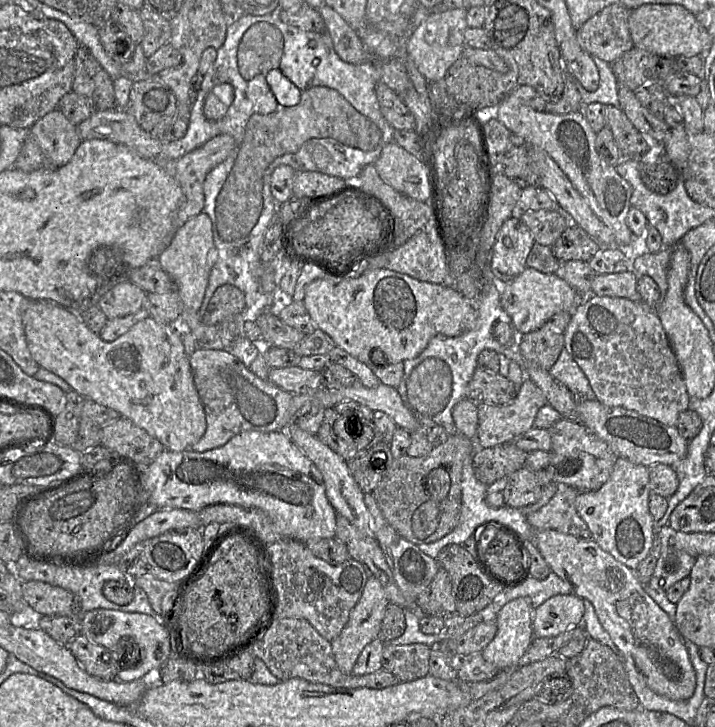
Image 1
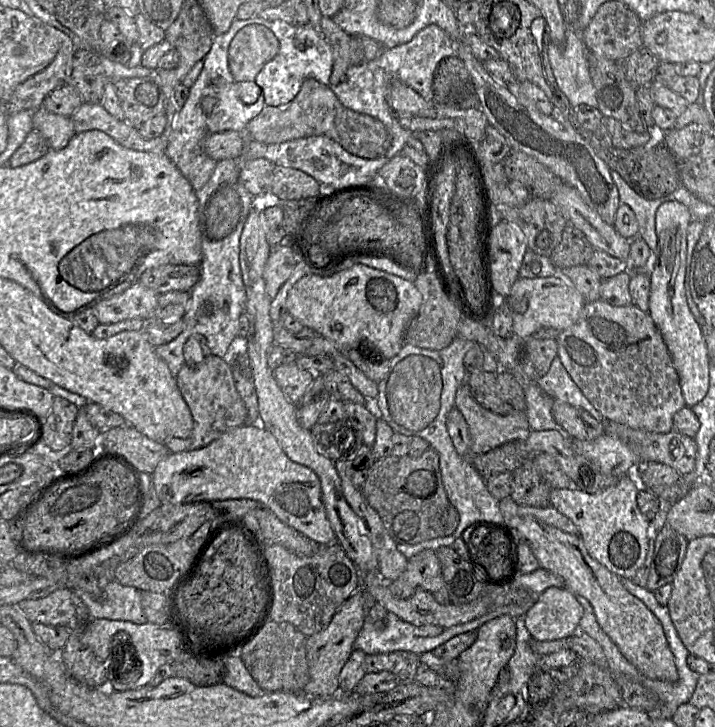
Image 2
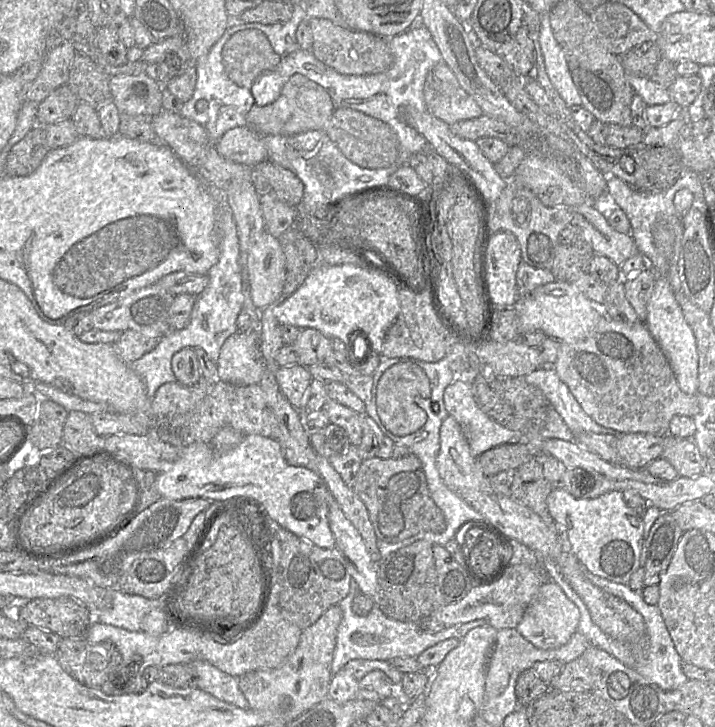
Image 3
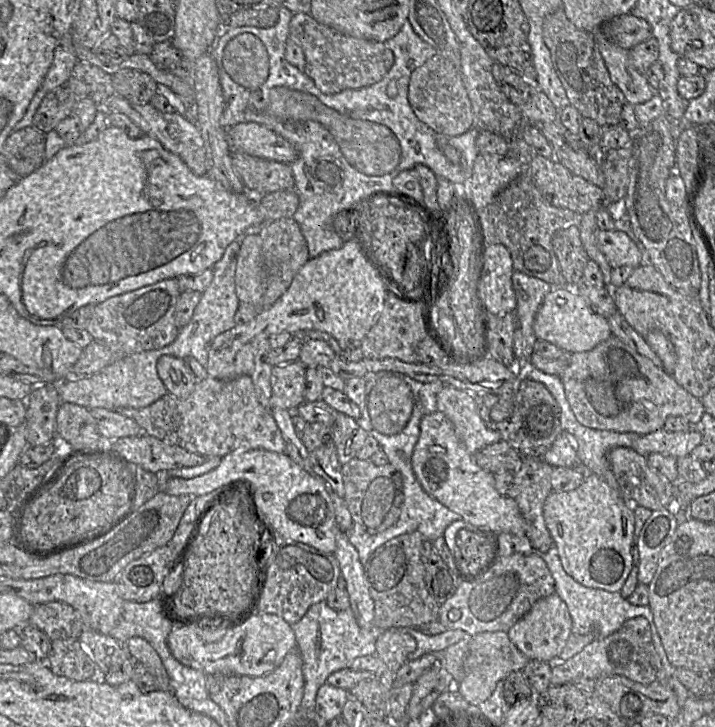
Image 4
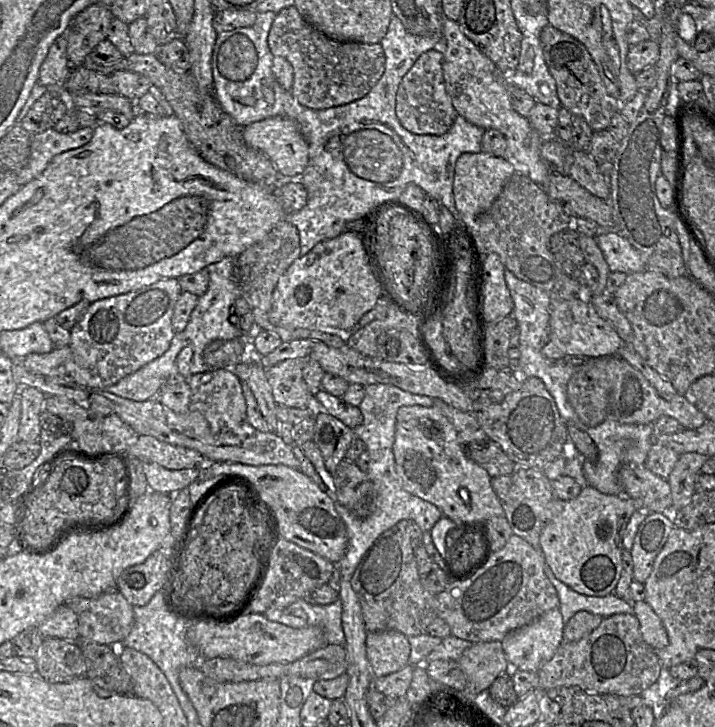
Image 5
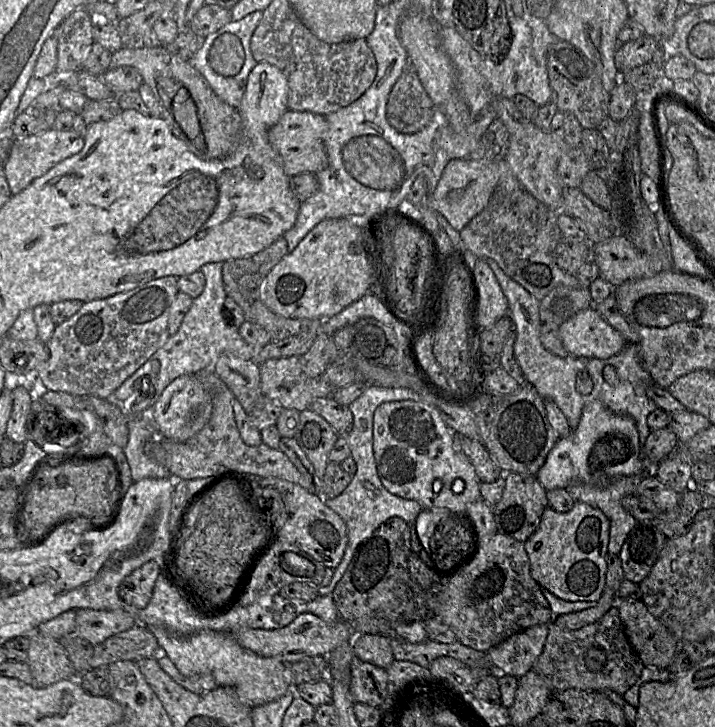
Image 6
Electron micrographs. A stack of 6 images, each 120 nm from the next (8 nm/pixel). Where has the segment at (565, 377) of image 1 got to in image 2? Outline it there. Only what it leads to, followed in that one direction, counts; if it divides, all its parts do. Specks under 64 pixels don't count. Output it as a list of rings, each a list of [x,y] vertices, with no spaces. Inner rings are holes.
[[[558,355],[554,358],[548,372],[534,383],[552,399],[582,408],[588,411],[597,421],[604,420],[599,411],[595,409],[572,380]]]

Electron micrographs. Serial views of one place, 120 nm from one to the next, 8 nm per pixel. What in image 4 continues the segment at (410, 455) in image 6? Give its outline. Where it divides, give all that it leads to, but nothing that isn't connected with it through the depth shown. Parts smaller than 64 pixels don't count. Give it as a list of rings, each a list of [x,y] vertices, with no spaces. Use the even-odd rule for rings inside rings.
[[[439,411],[425,415],[419,428],[411,466],[422,489],[476,528],[485,527],[498,533],[525,536],[525,522],[517,503],[508,495],[499,494],[495,488],[494,474],[475,463],[446,415]]]

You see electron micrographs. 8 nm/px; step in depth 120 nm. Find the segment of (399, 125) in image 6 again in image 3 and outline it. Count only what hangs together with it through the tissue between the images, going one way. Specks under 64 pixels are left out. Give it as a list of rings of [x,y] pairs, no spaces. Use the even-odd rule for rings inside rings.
[[[444,61],[427,73],[423,95],[426,110],[448,125],[483,115],[478,103],[461,87]]]

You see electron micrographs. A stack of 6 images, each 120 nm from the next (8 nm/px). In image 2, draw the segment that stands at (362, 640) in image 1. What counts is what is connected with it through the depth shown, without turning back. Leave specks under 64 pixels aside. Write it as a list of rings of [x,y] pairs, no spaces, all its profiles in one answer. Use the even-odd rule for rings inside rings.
[[[358,589],[339,607],[327,628],[307,637],[310,679],[303,693],[317,697],[332,697],[338,694],[340,672],[354,650],[354,642],[364,625],[365,617],[364,594]]]

